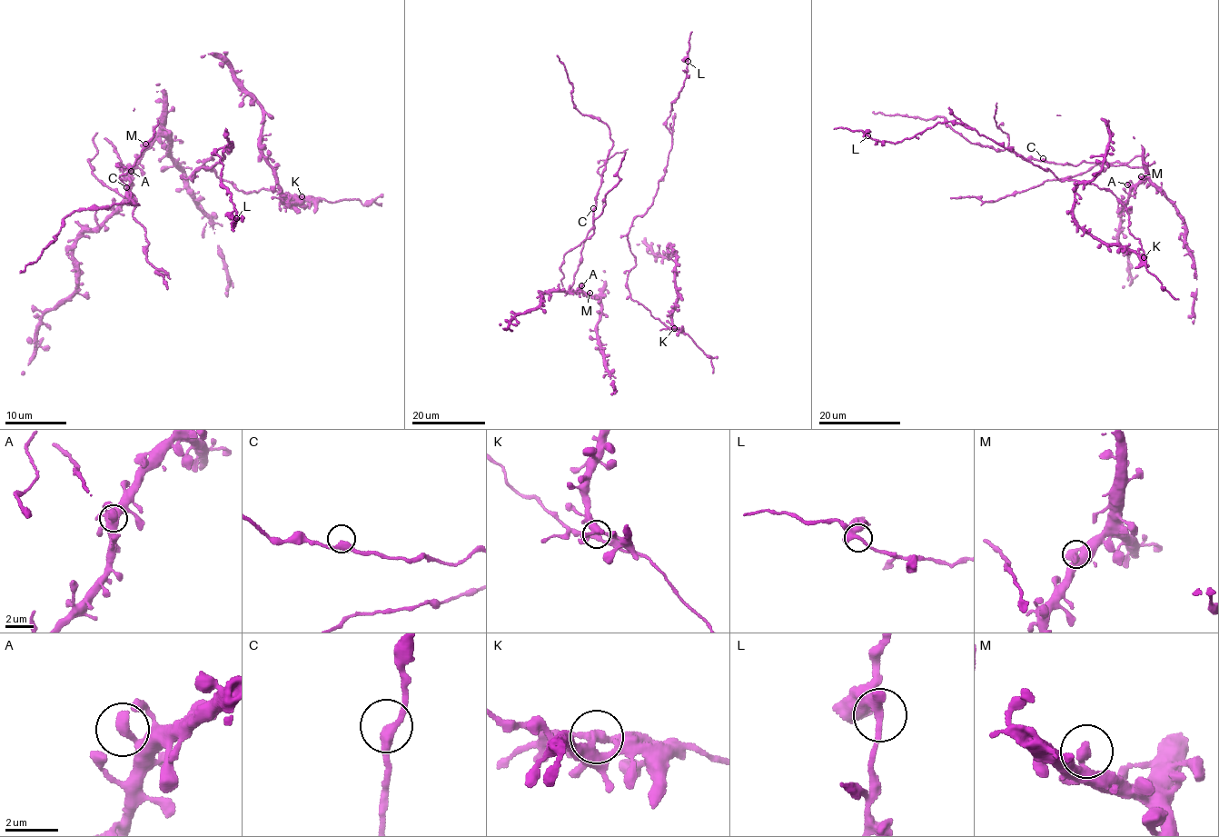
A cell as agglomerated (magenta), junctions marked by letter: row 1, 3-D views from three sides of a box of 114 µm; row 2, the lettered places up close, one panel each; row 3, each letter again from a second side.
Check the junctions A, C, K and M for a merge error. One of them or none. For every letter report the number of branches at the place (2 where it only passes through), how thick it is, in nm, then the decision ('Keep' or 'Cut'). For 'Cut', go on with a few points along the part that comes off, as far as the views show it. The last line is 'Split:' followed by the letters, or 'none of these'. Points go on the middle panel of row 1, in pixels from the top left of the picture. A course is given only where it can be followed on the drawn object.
A: Branches: 2. Thickness 360 nm. Keep
C: Branches: 2. Thickness 360 nm. Keep
K: Branches: 2. Thickness 360 nm. Cut. Course of the part to remove: (675, 328), (630, 296), (636, 264), (627, 233), (664, 175), (672, 143), (667, 118), (683, 85), (691, 31)
M: Branches: 2. Thickness 360 nm. Keep
Split: K

